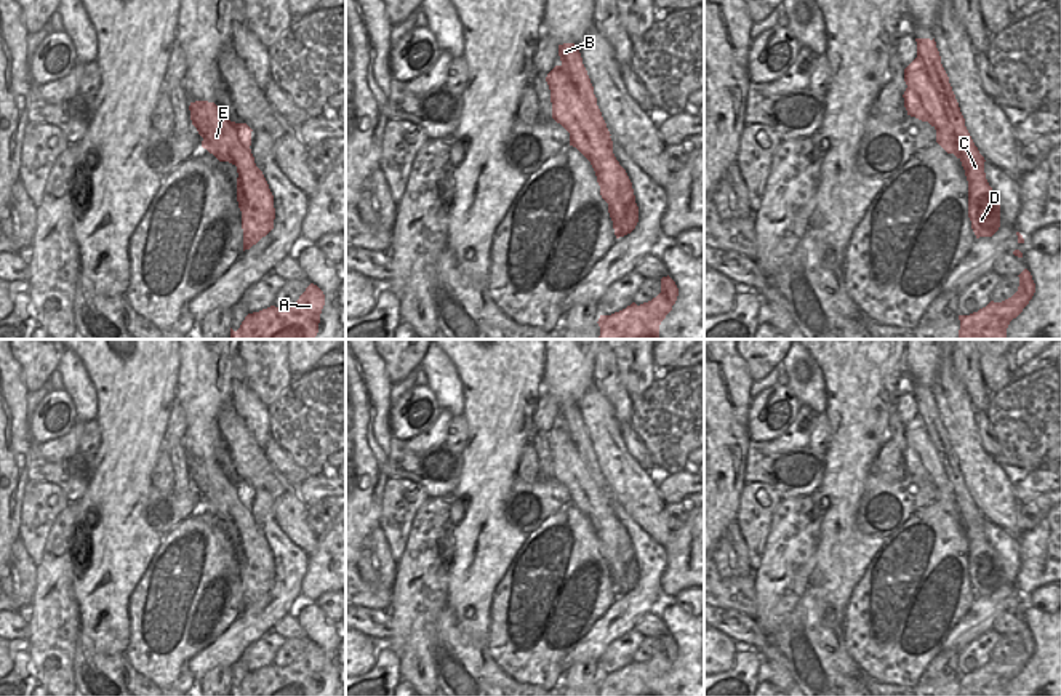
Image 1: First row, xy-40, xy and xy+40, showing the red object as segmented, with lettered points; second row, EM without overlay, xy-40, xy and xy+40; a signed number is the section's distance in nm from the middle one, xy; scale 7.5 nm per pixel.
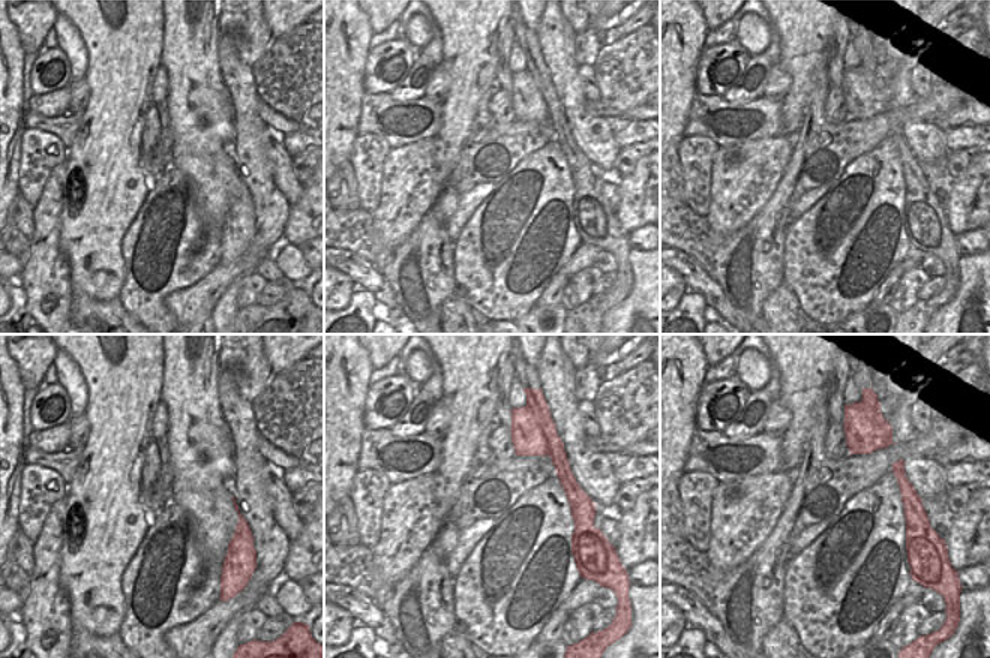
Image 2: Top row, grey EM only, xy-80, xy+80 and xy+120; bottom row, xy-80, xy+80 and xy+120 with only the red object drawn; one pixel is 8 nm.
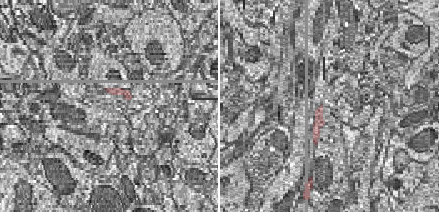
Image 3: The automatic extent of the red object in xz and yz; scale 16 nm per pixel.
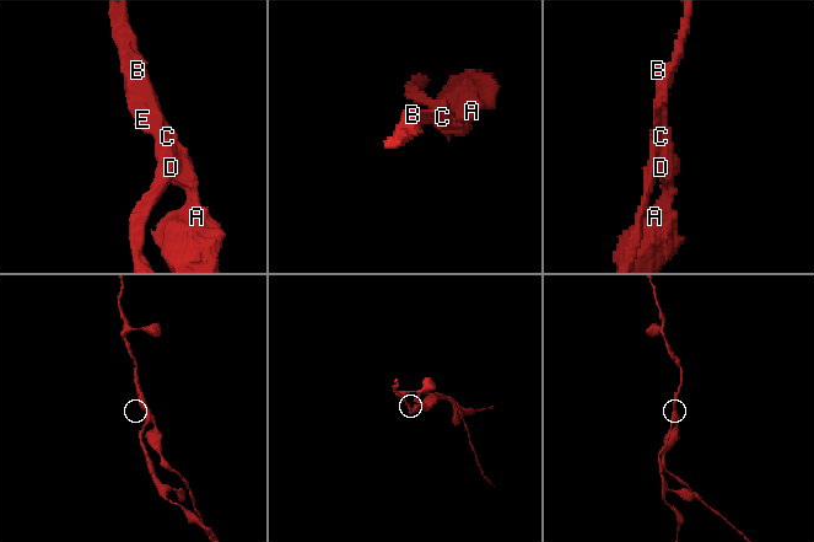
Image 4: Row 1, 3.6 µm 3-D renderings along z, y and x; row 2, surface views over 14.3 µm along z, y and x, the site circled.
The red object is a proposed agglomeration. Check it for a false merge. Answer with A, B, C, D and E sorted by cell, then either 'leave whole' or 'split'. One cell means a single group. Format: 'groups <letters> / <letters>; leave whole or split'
groups A B C D / E; split

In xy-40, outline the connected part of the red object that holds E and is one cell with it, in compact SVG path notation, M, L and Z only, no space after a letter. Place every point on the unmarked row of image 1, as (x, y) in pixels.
M208 459L189 464L192 483L203 496L202 506L219 520L237 525L237 560L242 570L243 610L256 603L274 587L274 554L251 512L251 486L230 480L222 469Z

